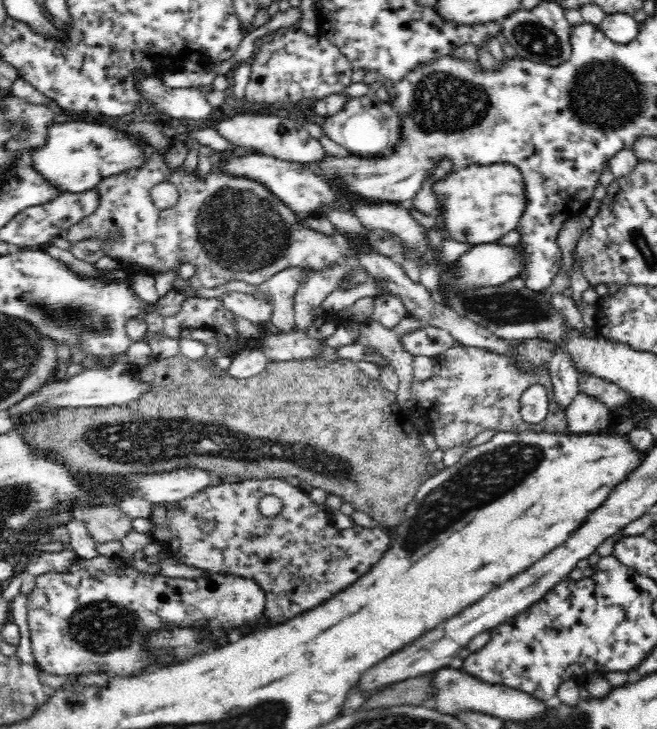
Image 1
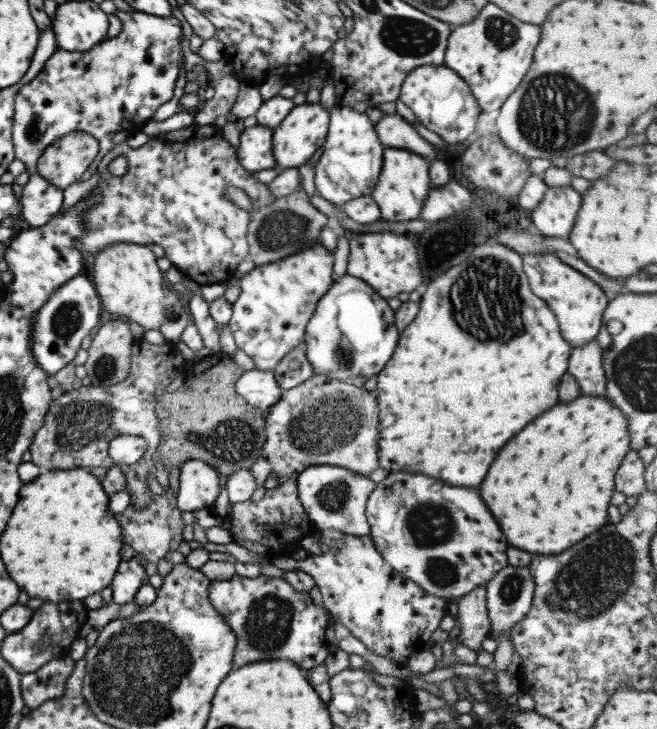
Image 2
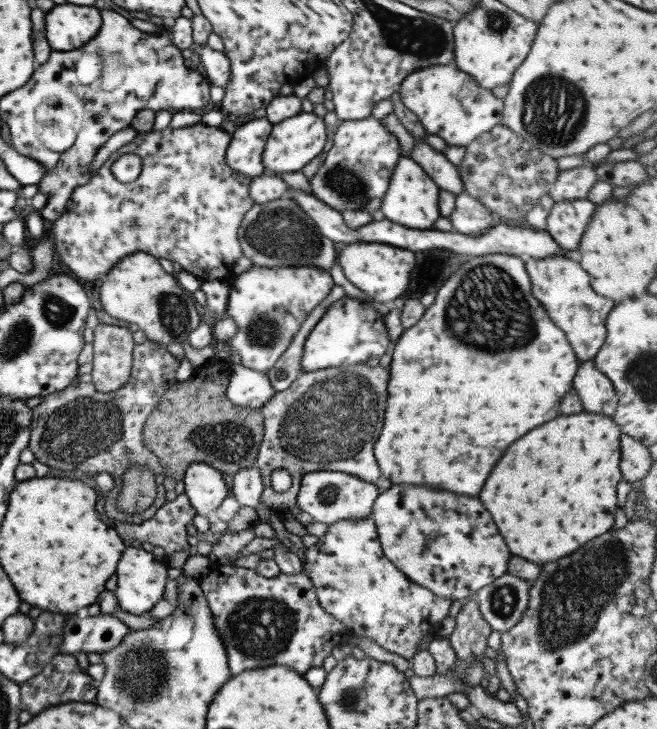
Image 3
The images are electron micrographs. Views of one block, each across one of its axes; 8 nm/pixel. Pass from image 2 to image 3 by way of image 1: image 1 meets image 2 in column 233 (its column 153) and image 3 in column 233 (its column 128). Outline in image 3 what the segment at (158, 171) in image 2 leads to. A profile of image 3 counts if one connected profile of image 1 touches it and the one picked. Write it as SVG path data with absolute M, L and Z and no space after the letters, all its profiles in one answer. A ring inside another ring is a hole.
M195 123L191 126L183 128L172 128L170 125L161 131L141 131L129 144L124 144L121 148L114 150L106 159L105 162L94 172L94 175L83 185L76 186L67 200L63 212L51 223L47 225L47 235L52 242L53 254L59 258L64 266L69 268L75 276L85 278L85 280L103 280L110 268L114 266L118 260L124 256L133 255L136 252L144 252L154 256L156 259L165 258L171 262L177 262L182 270L193 274L199 281L207 280L224 280L232 270L232 264L235 264L237 258L241 258L242 250L237 240L238 228L243 218L243 215L254 204L253 199L249 196L248 188L252 179L248 176L242 175L240 172L234 171L227 166L224 156L227 145L229 144L231 135L224 131L219 126L212 127L204 125L203 123ZM122 154L136 154L141 159L140 173L135 180L123 184L117 182L110 171L110 166Z

